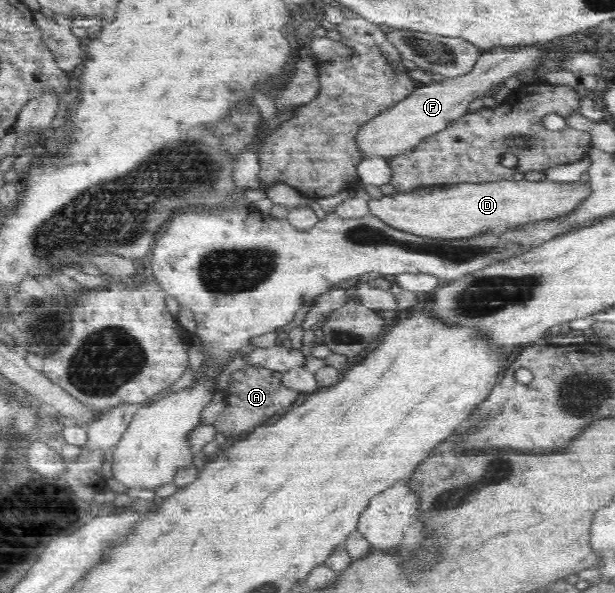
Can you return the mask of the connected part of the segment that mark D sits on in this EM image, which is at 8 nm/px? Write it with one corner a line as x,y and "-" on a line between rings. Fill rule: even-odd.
549,179
460,182
369,199
369,207
370,212
379,215
385,223
416,235
442,239
481,239
490,235
493,239
505,239
508,235
519,235
533,226
548,225
549,222
567,222
591,197
593,190
595,188
592,187
591,181
583,179
571,183
557,183

